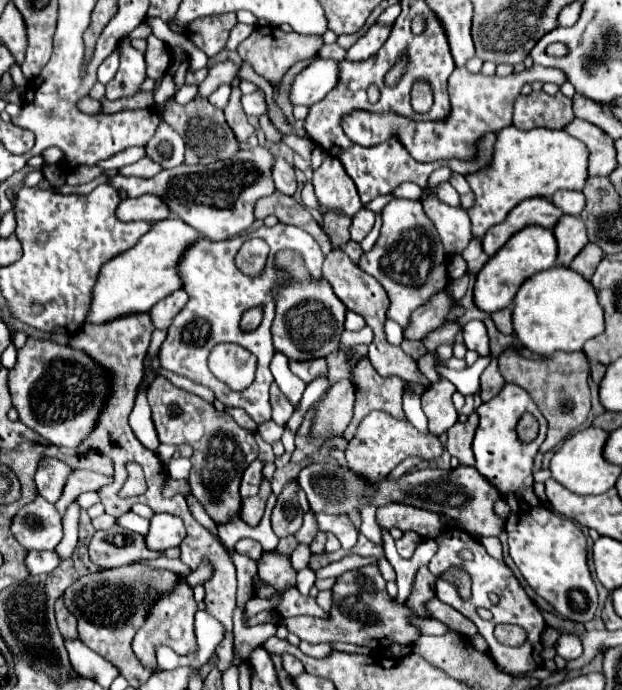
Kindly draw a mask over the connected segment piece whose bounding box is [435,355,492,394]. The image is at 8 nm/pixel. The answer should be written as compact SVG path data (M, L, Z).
M492 355L479 358L471 368L467 370L451 370L451 368L445 368L441 364L435 364L435 370L437 374L441 374L443 378L447 378L449 382L455 384L455 388L461 392L461 394L475 394L479 390L479 376L481 372L485 370L485 366L489 366L491 362Z

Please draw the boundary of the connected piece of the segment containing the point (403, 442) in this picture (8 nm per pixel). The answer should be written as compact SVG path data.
M369 412L365 420L357 426L353 440L347 442L345 460L347 466L369 480L383 480L397 464L401 464L409 456L419 456L421 460L435 460L443 454L443 444L433 434L419 432L407 418L397 420L387 412Z

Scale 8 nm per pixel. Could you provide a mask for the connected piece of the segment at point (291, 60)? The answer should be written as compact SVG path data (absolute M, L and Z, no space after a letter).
M259 26L251 32L251 36L247 40L243 40L237 48L239 56L247 62L251 62L251 66L255 68L255 72L263 78L267 78L275 88L281 84L281 78L287 74L287 70L301 62L301 60L307 60L311 56L317 56L319 48L323 46L323 38L321 36L303 36L303 34L297 34L297 32L283 32L279 28L273 28L273 26Z

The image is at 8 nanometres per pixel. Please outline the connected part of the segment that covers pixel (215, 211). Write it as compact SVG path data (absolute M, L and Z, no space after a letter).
M243 148L233 158L213 162L213 164L197 164L187 166L181 164L171 170L161 170L151 178L139 176L109 176L109 186L115 190L123 190L129 198L137 198L143 194L159 194L189 226L203 232L209 240L227 240L233 238L255 222L255 202L263 196L271 196L275 192L275 184L271 178L273 154L267 148Z

